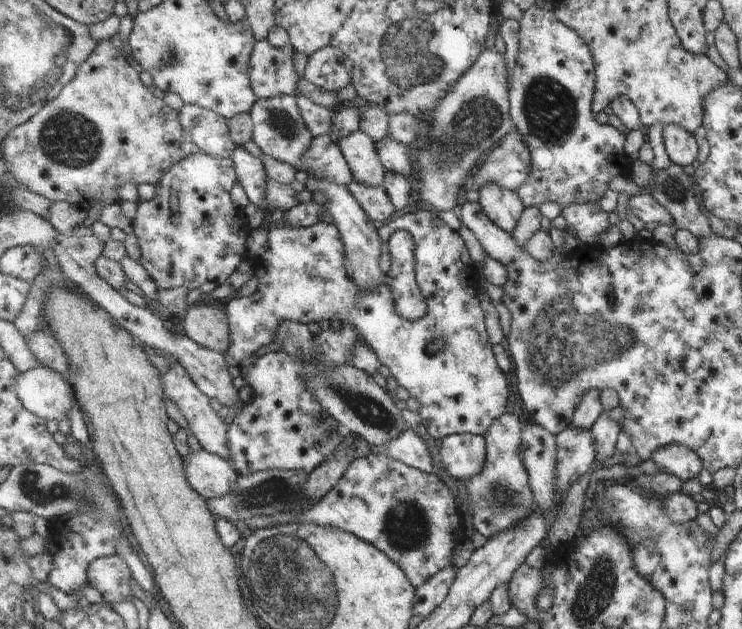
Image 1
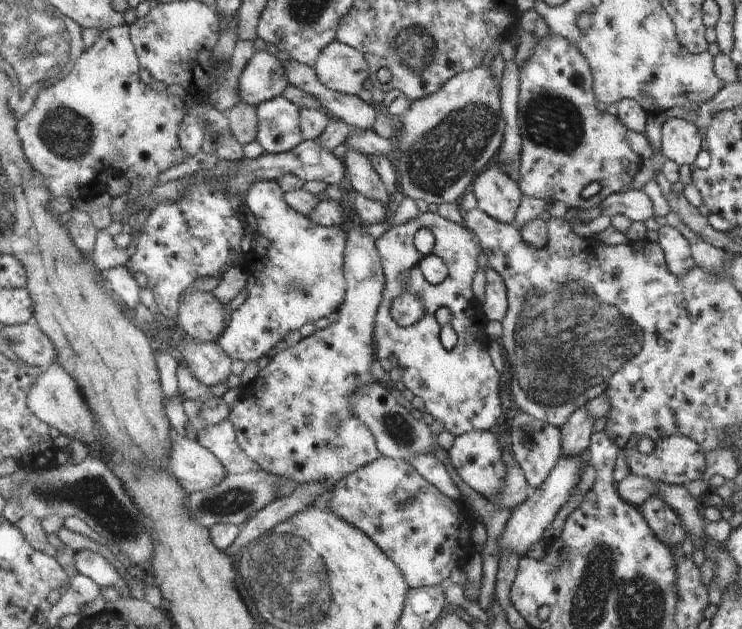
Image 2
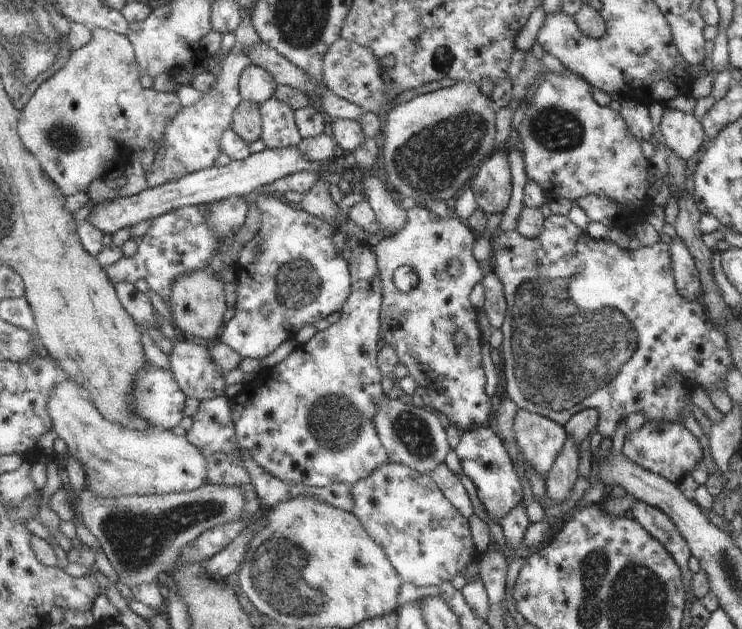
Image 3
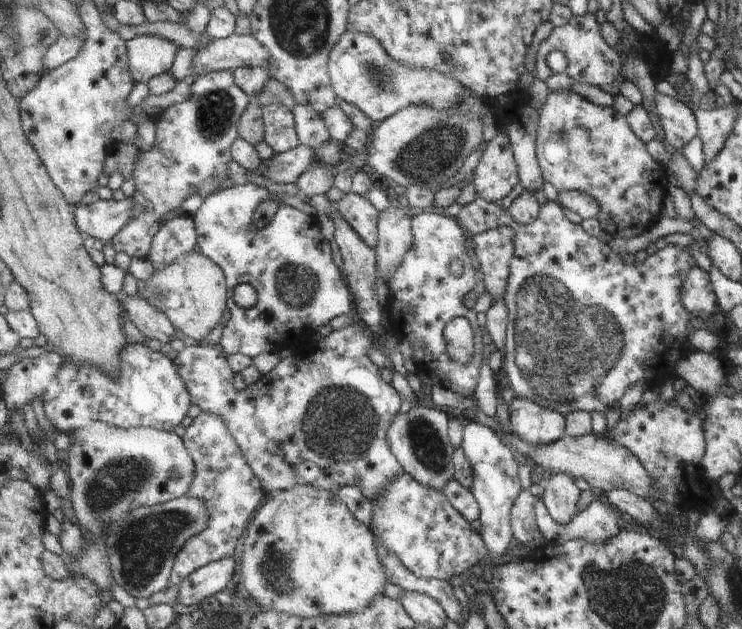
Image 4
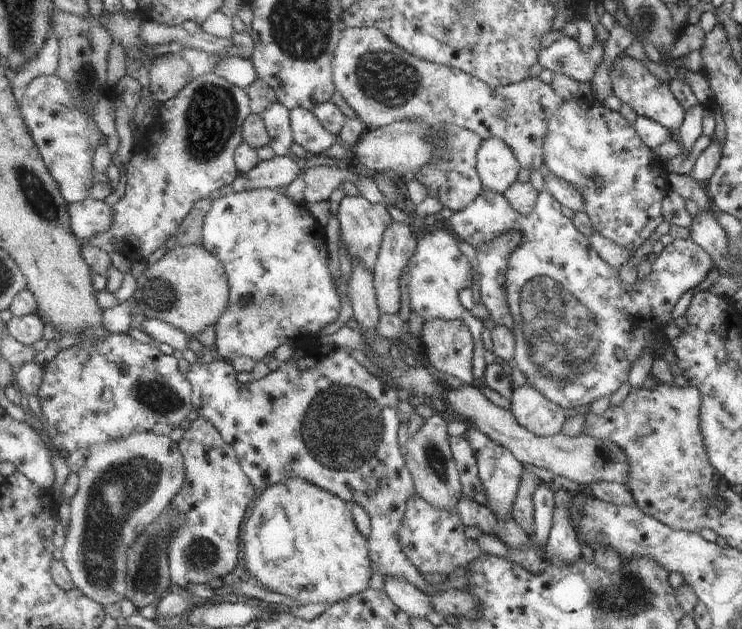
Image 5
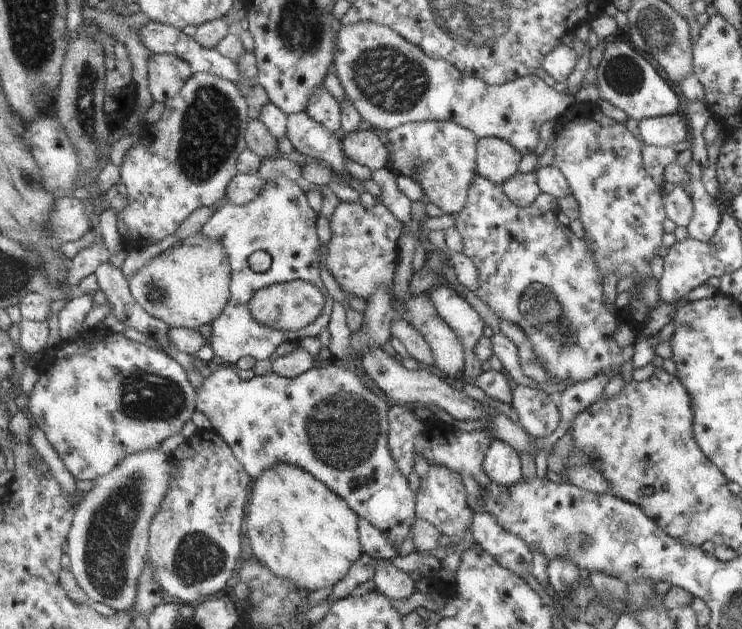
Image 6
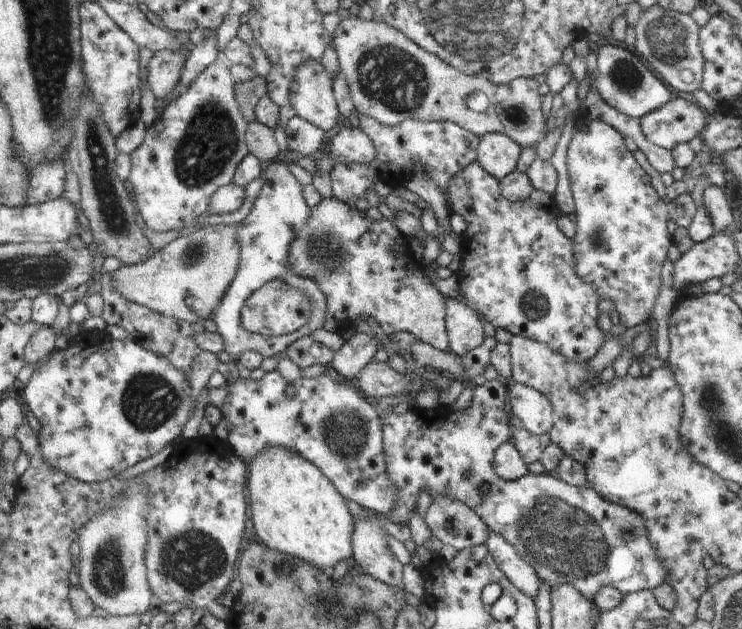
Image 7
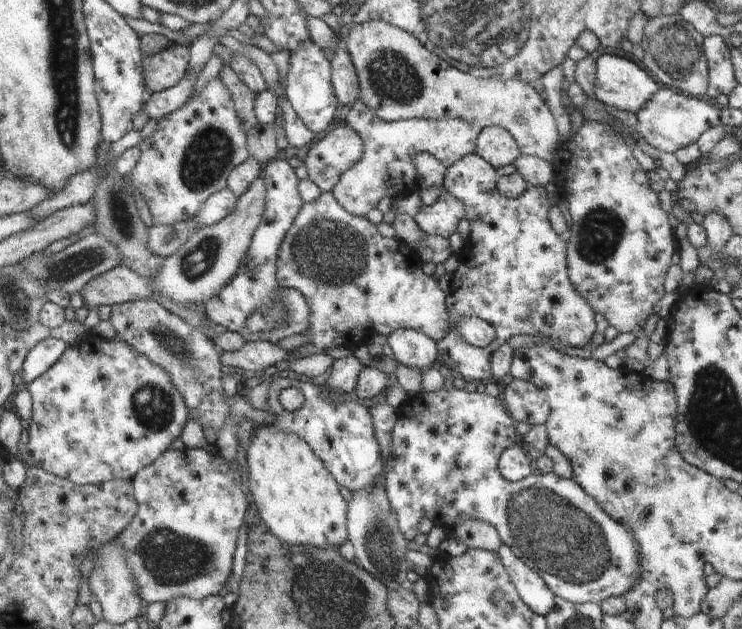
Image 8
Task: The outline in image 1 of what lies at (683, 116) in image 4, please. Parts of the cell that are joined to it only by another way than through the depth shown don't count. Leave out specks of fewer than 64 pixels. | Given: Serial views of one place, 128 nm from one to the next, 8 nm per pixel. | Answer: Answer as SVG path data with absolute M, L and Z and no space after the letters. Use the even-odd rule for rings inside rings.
M675 124L662 127L662 139L667 157L680 167L690 165L697 156L697 145L693 135Z

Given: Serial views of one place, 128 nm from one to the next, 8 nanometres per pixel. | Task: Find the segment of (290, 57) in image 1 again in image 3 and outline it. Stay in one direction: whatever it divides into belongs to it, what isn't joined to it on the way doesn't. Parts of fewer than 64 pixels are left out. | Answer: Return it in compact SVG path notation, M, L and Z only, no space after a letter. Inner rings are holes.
M249 65L241 74L240 90L245 101L262 105L275 96L277 86L276 78L260 66Z

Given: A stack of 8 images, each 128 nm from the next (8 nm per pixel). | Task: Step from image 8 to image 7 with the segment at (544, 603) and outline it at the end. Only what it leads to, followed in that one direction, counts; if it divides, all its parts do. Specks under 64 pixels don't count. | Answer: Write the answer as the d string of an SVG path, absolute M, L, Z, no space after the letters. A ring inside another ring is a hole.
M493 531L489 534L489 542L486 545L492 551L493 558L500 564L505 576L518 586L519 590L529 595L529 598L536 600L540 579L535 568L525 562L517 547L509 544L504 536Z

